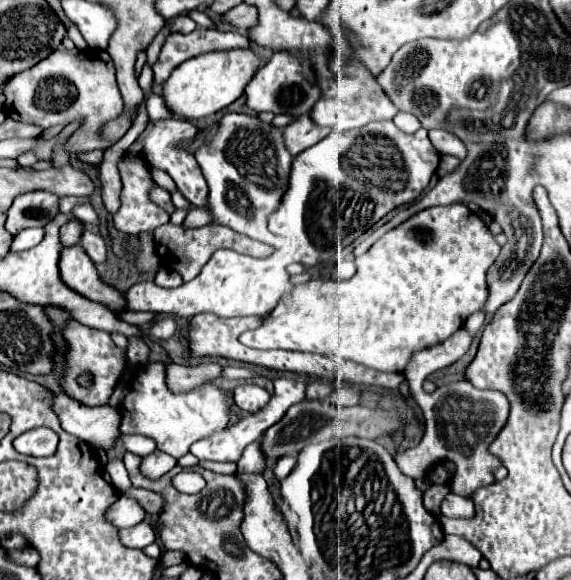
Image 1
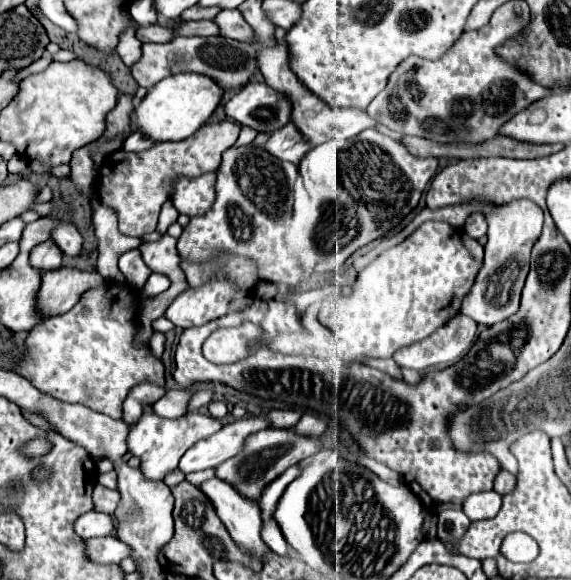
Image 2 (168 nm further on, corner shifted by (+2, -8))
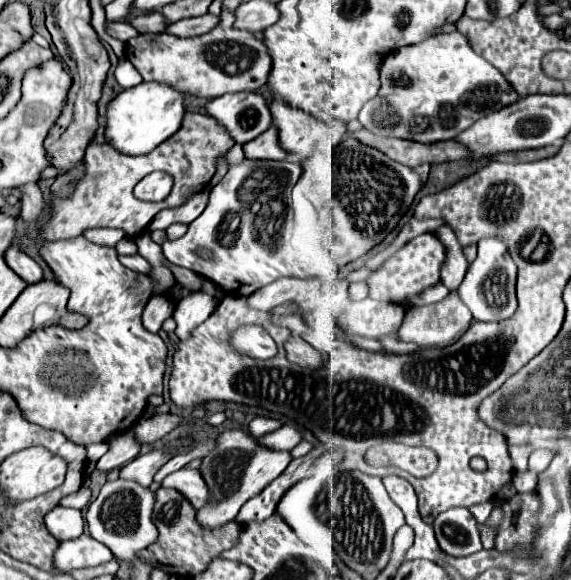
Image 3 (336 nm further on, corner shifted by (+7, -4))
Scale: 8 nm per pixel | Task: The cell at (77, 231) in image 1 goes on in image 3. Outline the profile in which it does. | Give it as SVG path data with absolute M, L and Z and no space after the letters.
M12 245L8 251L6 251L6 263L10 265L10 269L14 273L18 273L24 281L28 283L38 283L42 281L42 267L30 257L26 255L20 247Z

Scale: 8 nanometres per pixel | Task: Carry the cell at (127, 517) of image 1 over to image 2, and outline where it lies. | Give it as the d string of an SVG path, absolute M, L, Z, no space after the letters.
M87 511L75 519L75 533L81 539L91 539L91 537L105 537L113 535L113 521L111 515Z

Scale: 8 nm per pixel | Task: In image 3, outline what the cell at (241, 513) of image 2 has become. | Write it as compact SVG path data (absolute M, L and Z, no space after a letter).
M180 469L170 473L162 481L162 487L178 489L194 505L194 509L202 509L206 507L206 501L210 501L210 491L206 489L206 481L202 481L198 469Z

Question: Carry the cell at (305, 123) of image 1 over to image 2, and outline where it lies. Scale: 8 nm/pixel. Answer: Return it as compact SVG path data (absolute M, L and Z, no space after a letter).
M287 123L283 129L277 129L269 137L263 149L281 161L291 161L297 165L305 157L305 153L311 149L311 145L303 139L303 135L297 131L293 123Z

